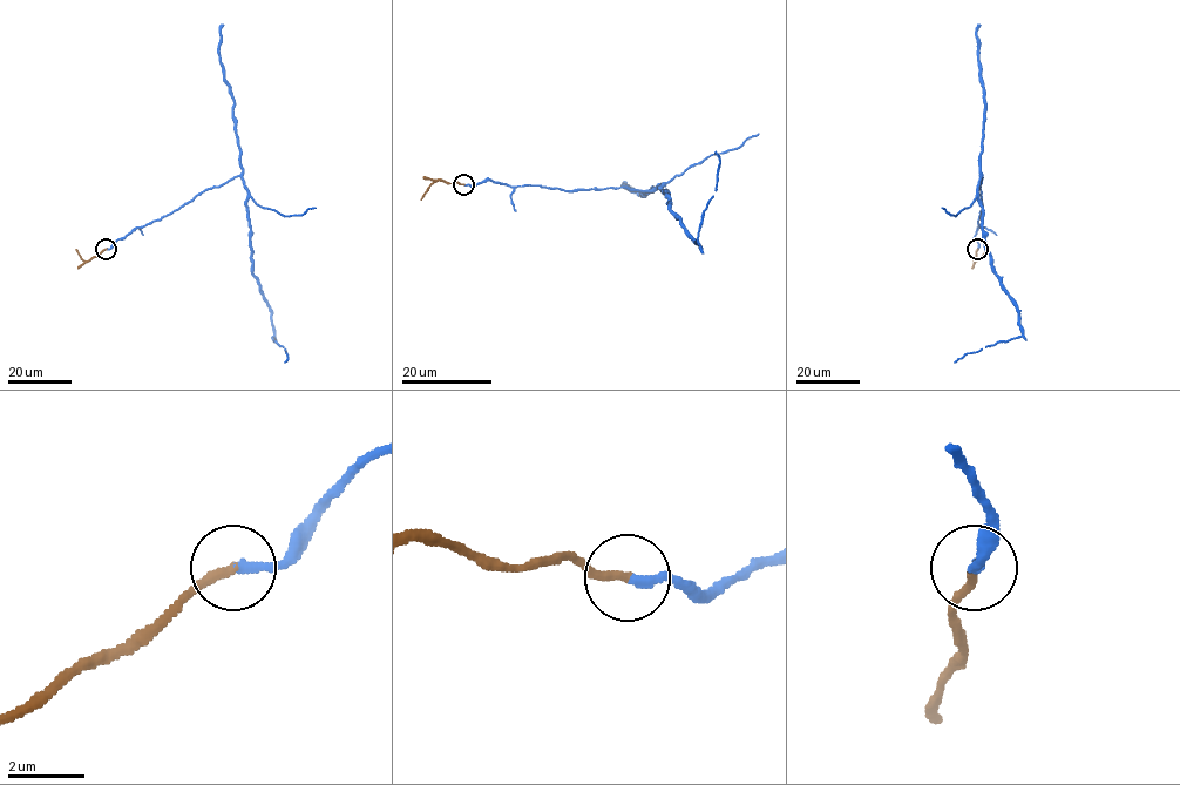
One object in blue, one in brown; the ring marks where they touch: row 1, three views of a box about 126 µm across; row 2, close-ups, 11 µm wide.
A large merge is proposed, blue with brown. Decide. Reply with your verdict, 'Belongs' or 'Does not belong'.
Belongs

